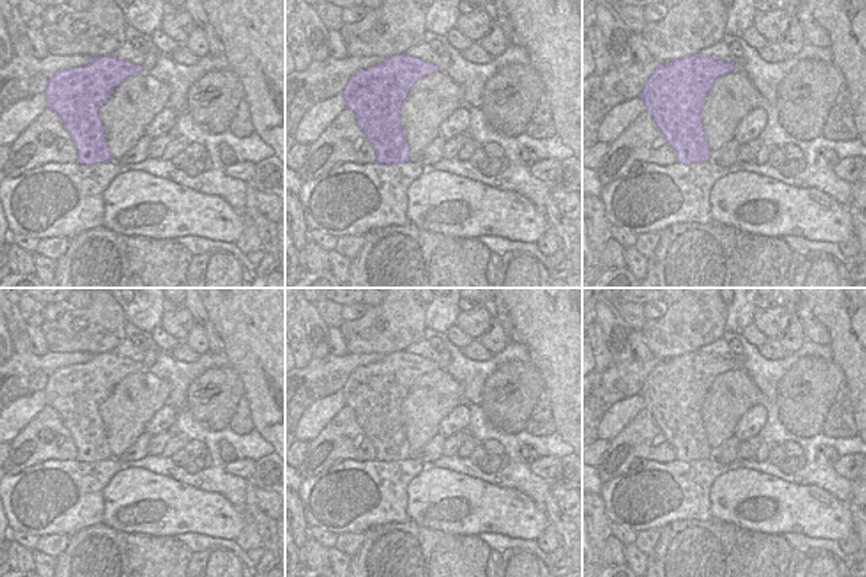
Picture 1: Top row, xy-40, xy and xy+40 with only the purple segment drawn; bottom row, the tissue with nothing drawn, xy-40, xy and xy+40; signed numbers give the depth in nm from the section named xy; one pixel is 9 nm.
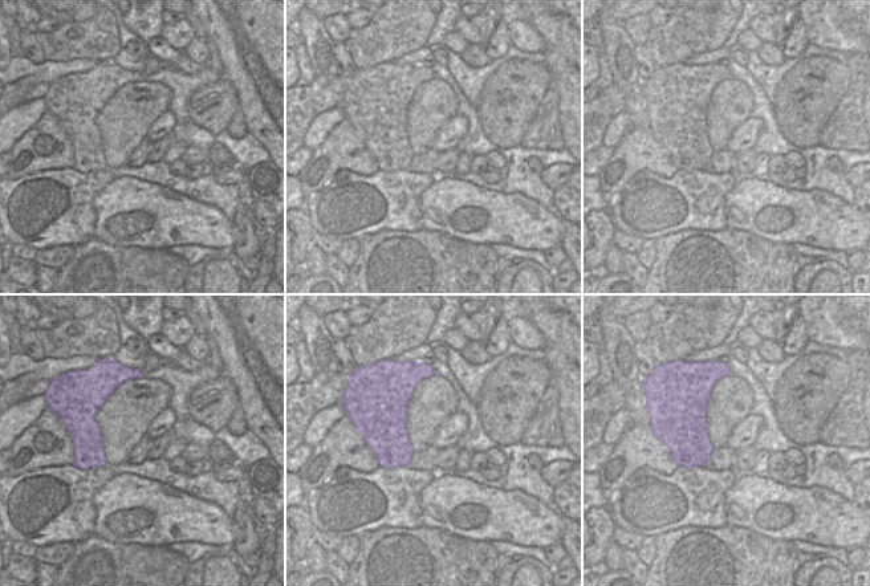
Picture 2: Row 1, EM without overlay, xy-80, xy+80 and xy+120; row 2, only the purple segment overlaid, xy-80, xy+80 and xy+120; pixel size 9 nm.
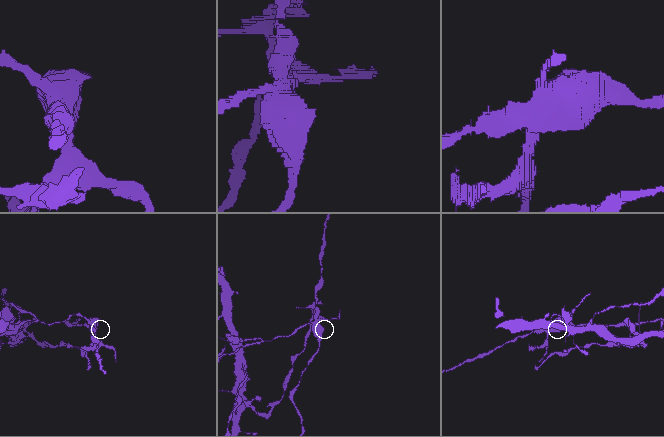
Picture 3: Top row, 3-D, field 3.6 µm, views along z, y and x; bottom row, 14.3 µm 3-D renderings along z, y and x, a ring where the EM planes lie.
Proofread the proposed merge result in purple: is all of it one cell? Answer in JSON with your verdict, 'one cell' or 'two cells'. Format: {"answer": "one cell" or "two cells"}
{"answer": "two cells"}

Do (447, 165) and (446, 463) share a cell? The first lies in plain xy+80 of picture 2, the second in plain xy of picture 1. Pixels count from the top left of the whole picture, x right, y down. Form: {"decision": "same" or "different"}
{"decision": "different"}

